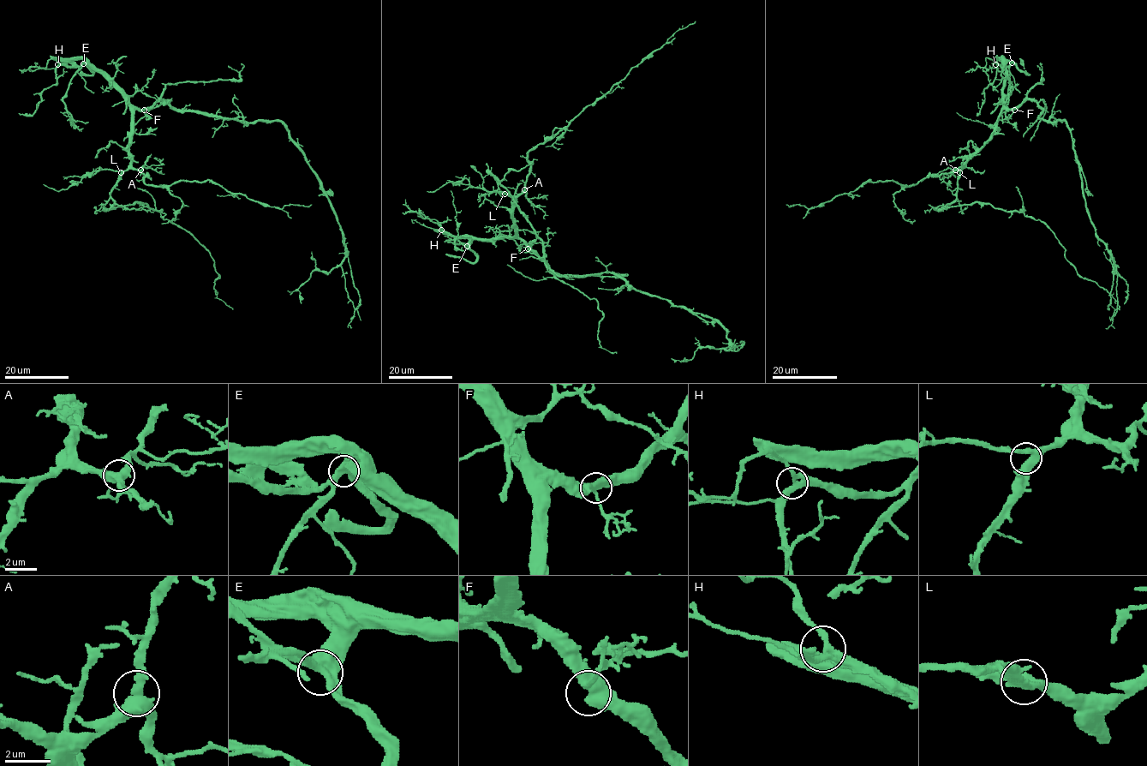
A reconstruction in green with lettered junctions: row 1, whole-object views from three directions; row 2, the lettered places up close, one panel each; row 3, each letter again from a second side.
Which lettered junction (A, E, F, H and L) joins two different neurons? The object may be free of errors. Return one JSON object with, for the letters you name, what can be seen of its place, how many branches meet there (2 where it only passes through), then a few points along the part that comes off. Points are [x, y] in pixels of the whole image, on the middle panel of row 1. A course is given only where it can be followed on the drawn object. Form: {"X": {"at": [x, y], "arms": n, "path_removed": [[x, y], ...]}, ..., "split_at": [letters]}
{"split_at": []}

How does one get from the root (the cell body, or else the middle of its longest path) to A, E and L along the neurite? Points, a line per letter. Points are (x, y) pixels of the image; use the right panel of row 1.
A: (1012, 108), (1002, 110), (992, 137), (964, 167), (955, 170)
E: (1012, 108), (1008, 109), (1004, 104), (1002, 92), (1006, 63), (1012, 62)
L: (1012, 108), (1002, 110), (992, 137), (966, 161), (959, 172)

